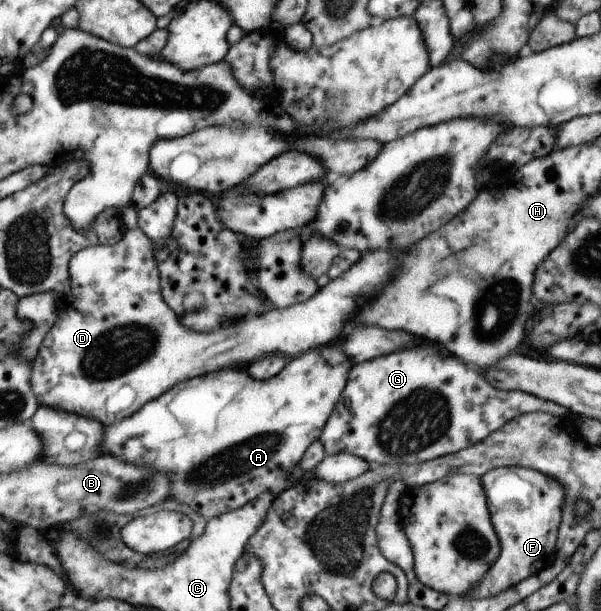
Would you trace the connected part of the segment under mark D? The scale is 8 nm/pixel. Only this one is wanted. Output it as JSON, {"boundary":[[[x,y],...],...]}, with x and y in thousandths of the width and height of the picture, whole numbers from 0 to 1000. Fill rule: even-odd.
{"boundary":[[[230,372],[210,376],[196,398],[140,406],[118,424],[118,480],[95,486],[95,527],[80,542],[67,581],[53,597],[60,650],[68,663],[98,674],[136,679],[173,697],[186,697],[223,679],[240,666],[240,660],[266,650],[290,630],[329,614],[356,610],[396,588],[403,594],[419,594],[449,578],[496,584],[512,571],[549,561],[562,552],[576,519],[589,519],[596,499],[602,496],[602,476],[609,486],[622,483],[652,453],[656,440],[659,417],[652,411],[606,412],[606,430],[599,430],[599,437],[586,437],[577,444],[579,450],[546,463],[509,496],[479,506],[449,504],[436,514],[421,516],[419,522],[406,522],[399,532],[369,535],[363,545],[323,545],[296,529],[291,509],[271,488],[270,457],[251,391]]]}

